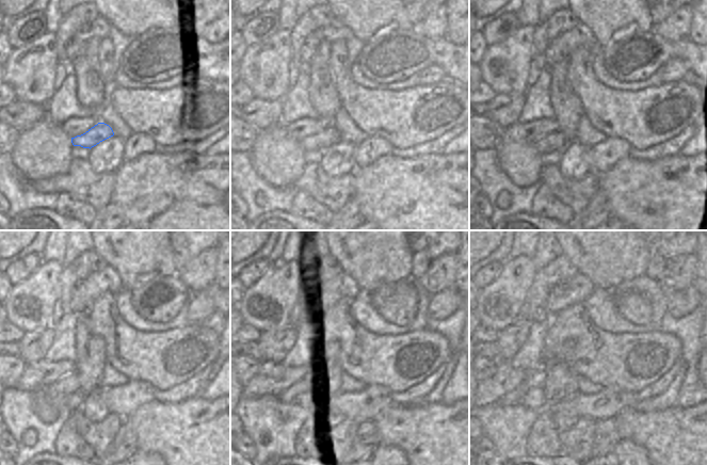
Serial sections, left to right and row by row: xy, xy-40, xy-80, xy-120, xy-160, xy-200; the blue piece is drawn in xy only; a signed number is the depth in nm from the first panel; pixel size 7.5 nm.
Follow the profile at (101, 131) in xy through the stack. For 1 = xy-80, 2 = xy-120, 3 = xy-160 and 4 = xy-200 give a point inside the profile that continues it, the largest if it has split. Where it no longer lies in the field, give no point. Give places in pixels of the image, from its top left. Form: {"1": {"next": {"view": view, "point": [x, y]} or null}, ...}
{"1": {"next": {"view": "xy-80", "point": [557, 141]}}, "2": {"next": {"view": "xy-120", "point": [65, 386]}}, "3": {"next": {"view": "xy-160", "point": [289, 395]}}, "4": {"next": {"view": "xy-200", "point": [515, 396]}}}

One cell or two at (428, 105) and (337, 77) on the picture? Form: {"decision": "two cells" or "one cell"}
{"decision": "one cell"}

